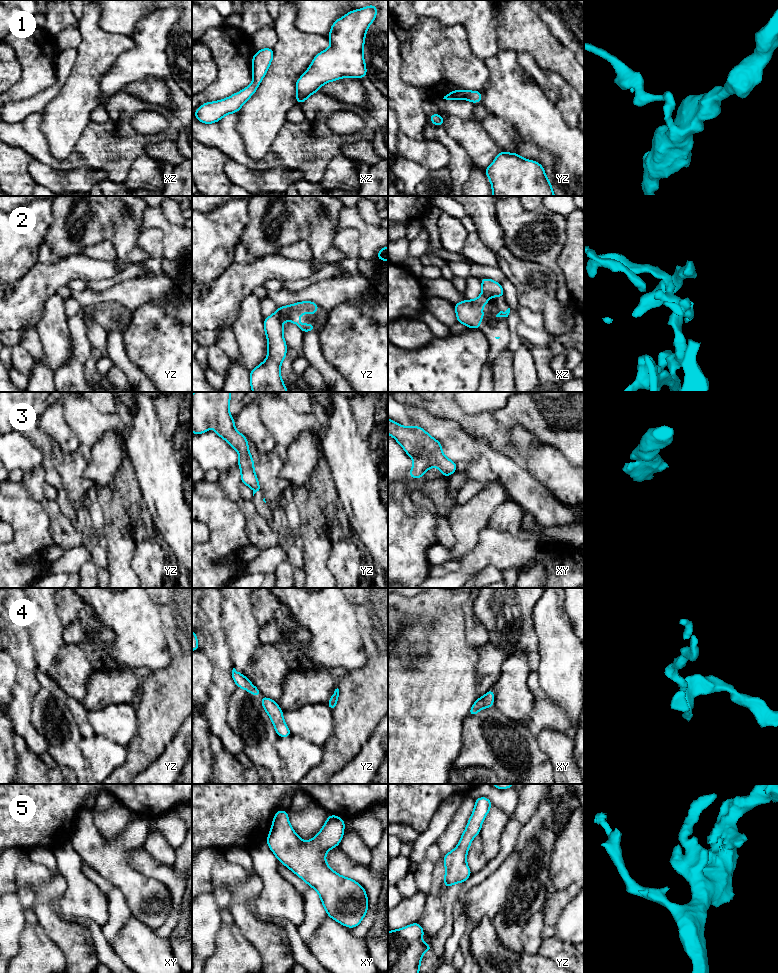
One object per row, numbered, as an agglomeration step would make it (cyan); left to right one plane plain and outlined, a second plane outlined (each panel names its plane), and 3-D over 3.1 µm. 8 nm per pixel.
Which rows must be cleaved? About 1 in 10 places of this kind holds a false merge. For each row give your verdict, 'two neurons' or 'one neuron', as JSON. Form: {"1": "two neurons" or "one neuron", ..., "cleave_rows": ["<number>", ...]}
{"1": "one neuron", "2": "one neuron", "3": "one neuron", "4": "one neuron", "5": "one neuron", "cleave_rows": []}

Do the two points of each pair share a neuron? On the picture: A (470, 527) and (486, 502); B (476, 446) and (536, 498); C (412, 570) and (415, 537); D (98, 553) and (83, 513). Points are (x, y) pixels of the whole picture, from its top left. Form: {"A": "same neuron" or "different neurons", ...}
{"A": "same neuron", "B": "same neuron", "C": "same neuron", "D": "same neuron"}

